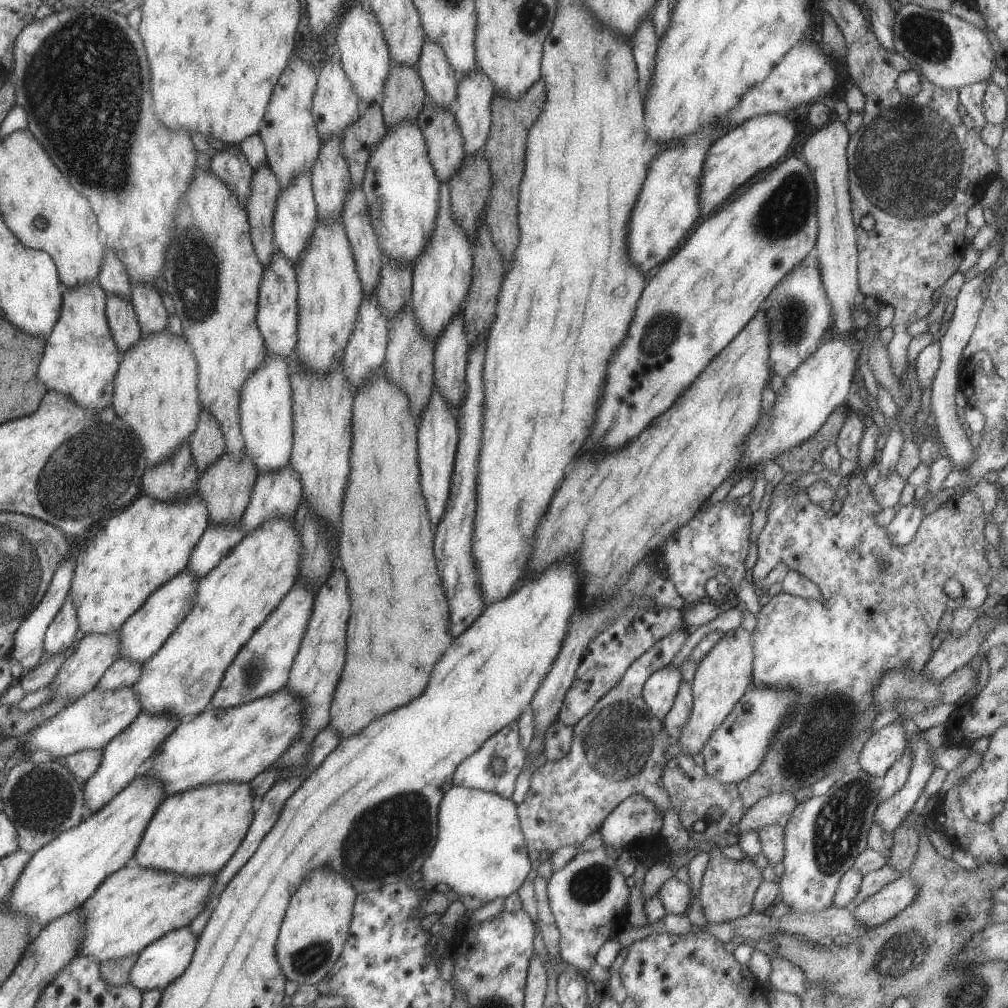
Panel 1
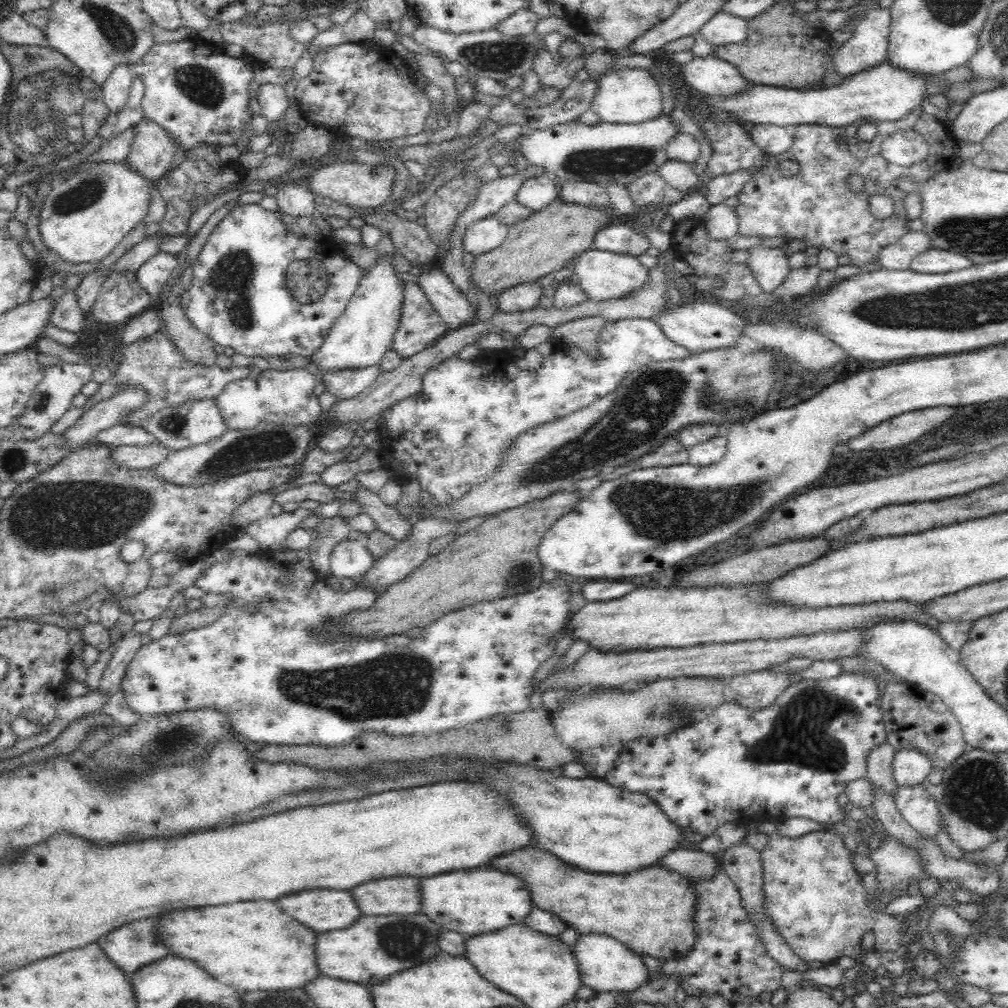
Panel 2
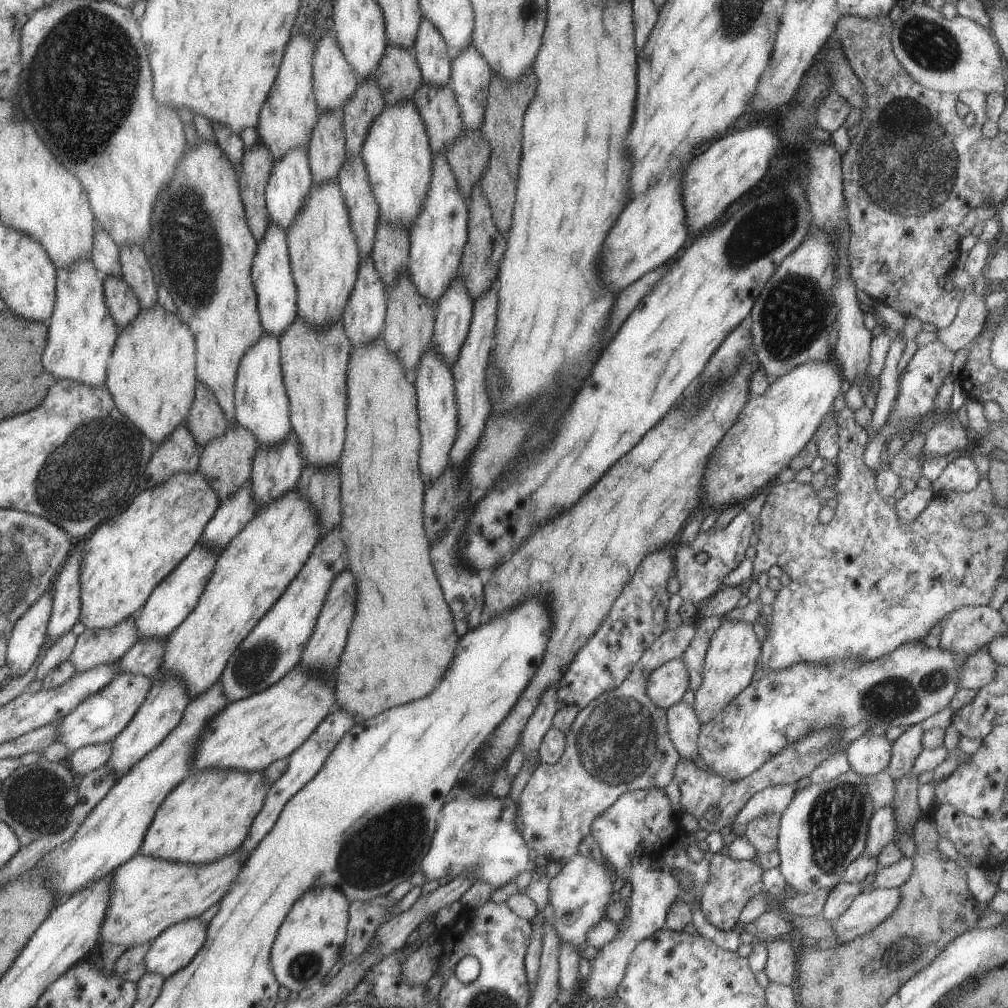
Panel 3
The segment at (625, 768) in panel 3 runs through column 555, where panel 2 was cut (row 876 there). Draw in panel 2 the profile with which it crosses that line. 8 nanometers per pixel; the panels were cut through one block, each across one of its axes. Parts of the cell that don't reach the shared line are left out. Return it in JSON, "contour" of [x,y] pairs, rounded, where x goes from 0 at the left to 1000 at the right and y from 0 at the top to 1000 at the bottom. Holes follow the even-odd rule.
{"contour":[[[812,823],[792,831],[783,831],[770,824],[763,827],[762,836],[754,844],[757,867],[757,909],[761,909],[770,925],[780,934],[786,944],[798,954],[810,953],[816,956],[829,954],[834,948],[841,948],[853,957],[849,969],[843,978],[856,977],[858,983],[869,990],[875,987],[875,978],[867,972],[861,972],[861,958],[857,955],[861,943],[855,939],[855,932],[863,923],[868,927],[868,940],[871,943],[888,944],[897,929],[897,918],[893,909],[867,905],[860,900],[859,881],[855,878],[855,869],[847,864],[843,853],[843,844],[835,833],[823,823]]]}

